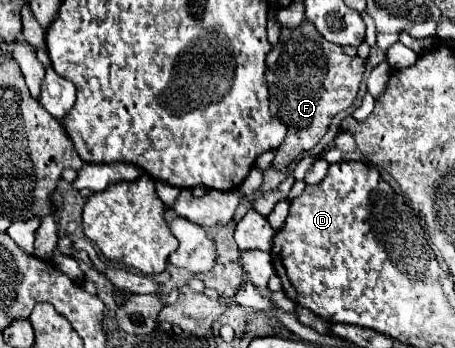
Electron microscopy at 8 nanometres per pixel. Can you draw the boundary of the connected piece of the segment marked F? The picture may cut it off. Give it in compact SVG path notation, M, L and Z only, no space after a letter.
M303 21L297 29L281 27L279 43L267 55L267 85L269 85L271 113L287 127L287 137L281 143L281 147L275 151L275 159L273 159L275 171L285 173L297 155L313 149L319 143L319 139L327 133L331 119L339 111L349 109L353 105L357 91L359 91L359 83L363 79L363 73L365 73L365 61L361 57L345 55L339 45L325 41L317 33L317 29L313 29L313 25L309 25L309 21Z

